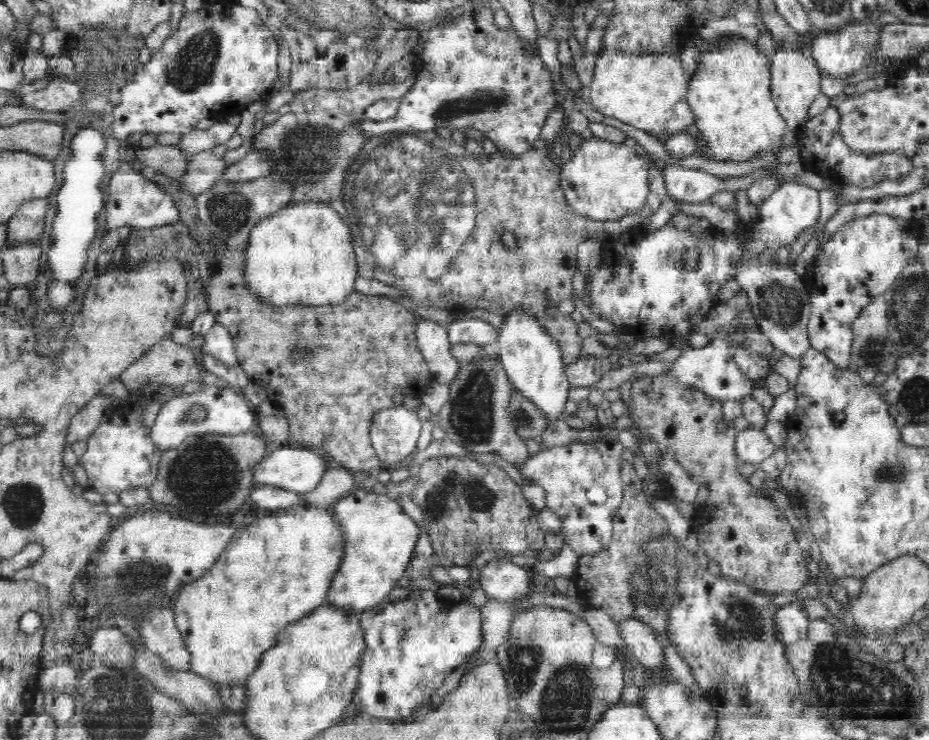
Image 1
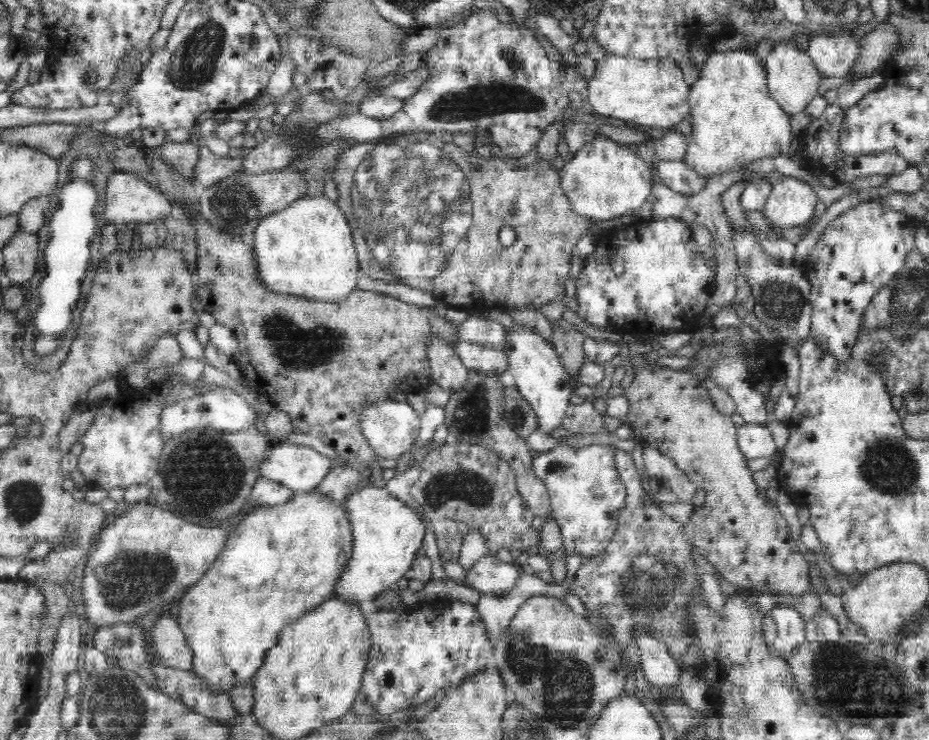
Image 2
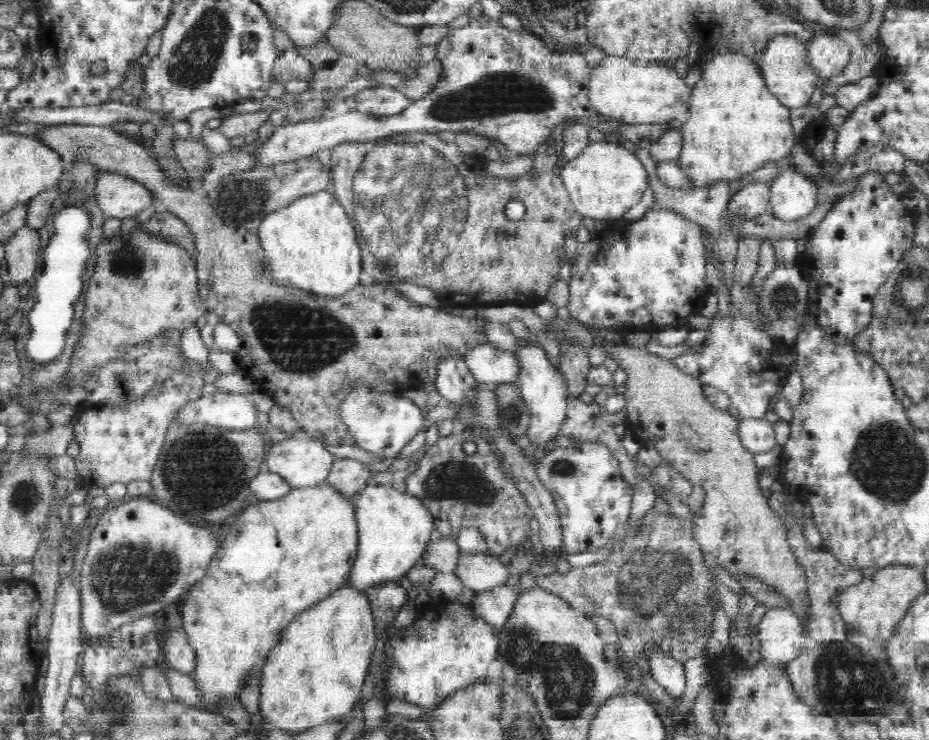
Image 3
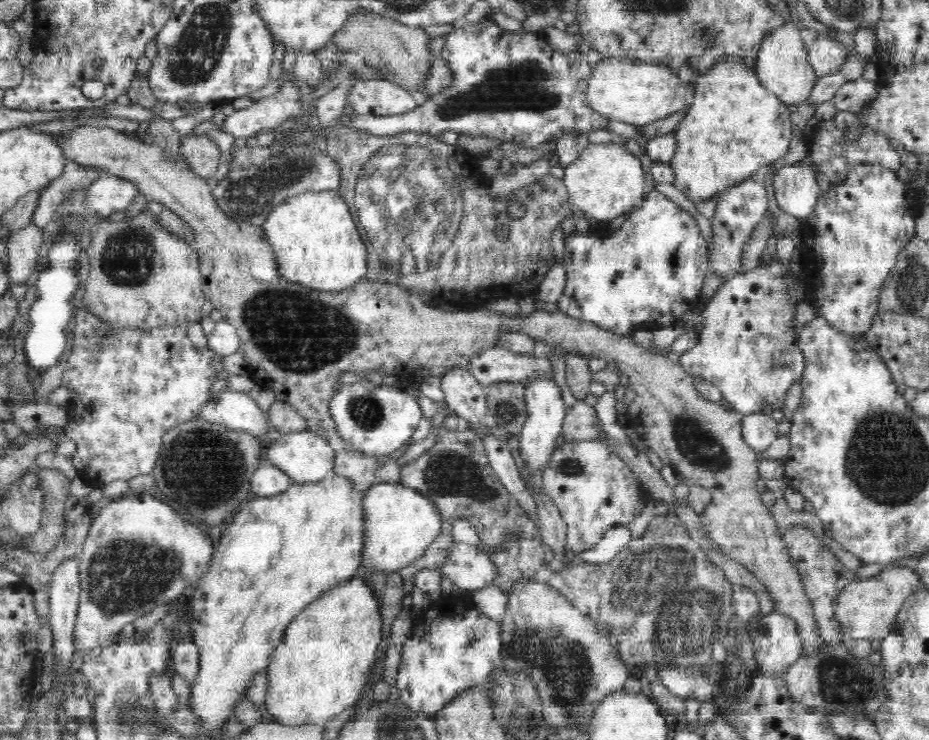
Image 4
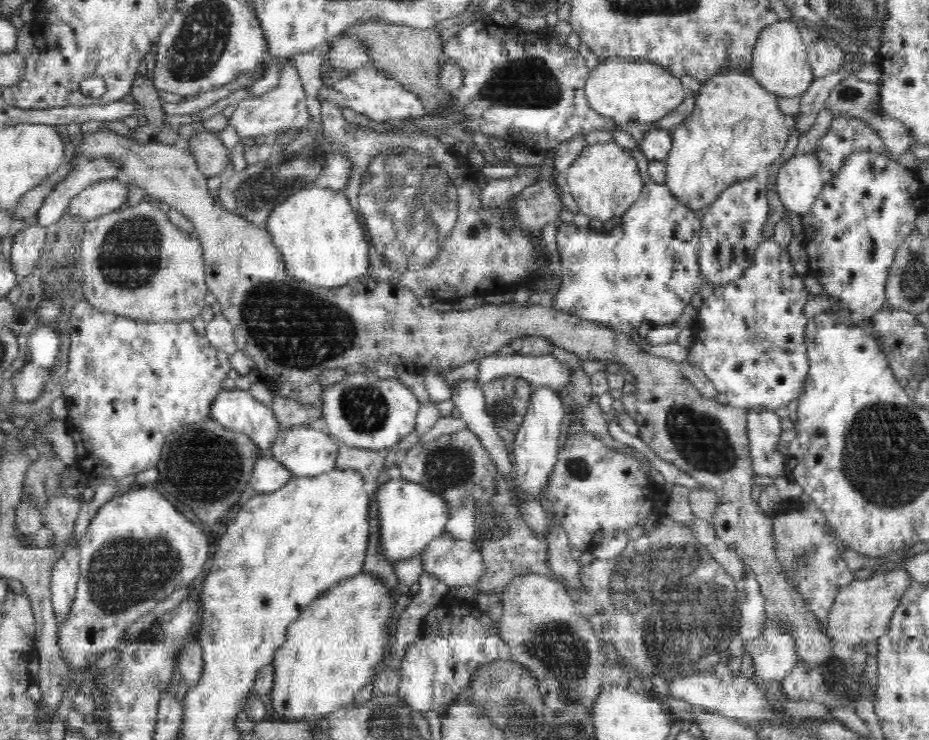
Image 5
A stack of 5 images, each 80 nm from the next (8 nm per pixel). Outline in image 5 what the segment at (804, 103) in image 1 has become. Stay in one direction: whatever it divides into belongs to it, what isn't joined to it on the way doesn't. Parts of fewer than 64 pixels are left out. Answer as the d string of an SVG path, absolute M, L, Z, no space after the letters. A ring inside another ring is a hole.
M795 20L771 23L763 27L755 39L754 50L751 55L751 76L768 91L777 97L800 97L816 79L807 61L807 47L800 39L798 22Z

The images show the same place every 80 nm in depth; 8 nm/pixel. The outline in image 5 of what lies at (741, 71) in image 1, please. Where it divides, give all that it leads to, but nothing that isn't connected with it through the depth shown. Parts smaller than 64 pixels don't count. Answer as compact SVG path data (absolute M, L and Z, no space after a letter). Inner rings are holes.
M722 72L702 82L696 92L694 110L671 131L671 152L666 160L668 190L686 208L702 210L732 184L752 178L758 168L770 166L784 152L790 136L788 116L778 107L778 97L766 90L751 73Z

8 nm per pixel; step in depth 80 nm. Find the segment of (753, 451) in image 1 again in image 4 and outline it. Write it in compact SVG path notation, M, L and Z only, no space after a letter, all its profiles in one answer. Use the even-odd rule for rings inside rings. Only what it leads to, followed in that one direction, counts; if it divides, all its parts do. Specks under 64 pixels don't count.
M757 413L742 417L741 433L756 454L762 454L780 436L778 424L772 417Z

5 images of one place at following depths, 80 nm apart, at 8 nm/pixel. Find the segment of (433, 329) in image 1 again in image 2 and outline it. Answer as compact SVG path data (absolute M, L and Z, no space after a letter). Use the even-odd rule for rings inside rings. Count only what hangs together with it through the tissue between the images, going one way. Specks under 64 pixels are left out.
M430 342L429 362L432 382L444 391L452 394L466 386L470 371L456 355L454 347L446 345L446 342Z

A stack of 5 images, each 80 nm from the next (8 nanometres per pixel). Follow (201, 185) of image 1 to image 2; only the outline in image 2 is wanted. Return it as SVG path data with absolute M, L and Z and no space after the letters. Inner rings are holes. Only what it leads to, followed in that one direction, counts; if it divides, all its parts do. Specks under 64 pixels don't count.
M202 144L192 179L198 180L205 188L212 187L220 179L239 172L242 161L243 157L232 159L224 156L219 158Z

